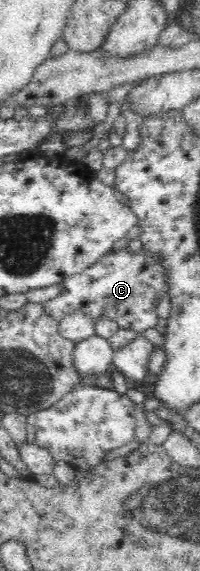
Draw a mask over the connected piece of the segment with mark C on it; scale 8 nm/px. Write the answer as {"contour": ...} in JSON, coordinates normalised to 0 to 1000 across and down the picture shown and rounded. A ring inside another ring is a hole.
{"contour":[[[625,436],[555,440],[425,475],[310,492],[305,499],[325,503],[310,515],[210,531],[220,546],[285,562],[385,538],[410,538],[425,548],[475,557],[520,548],[575,559],[605,574],[675,587],[705,587],[805,562],[780,538],[790,518],[830,510],[825,494],[710,438],[675,445],[645,445]]]}

